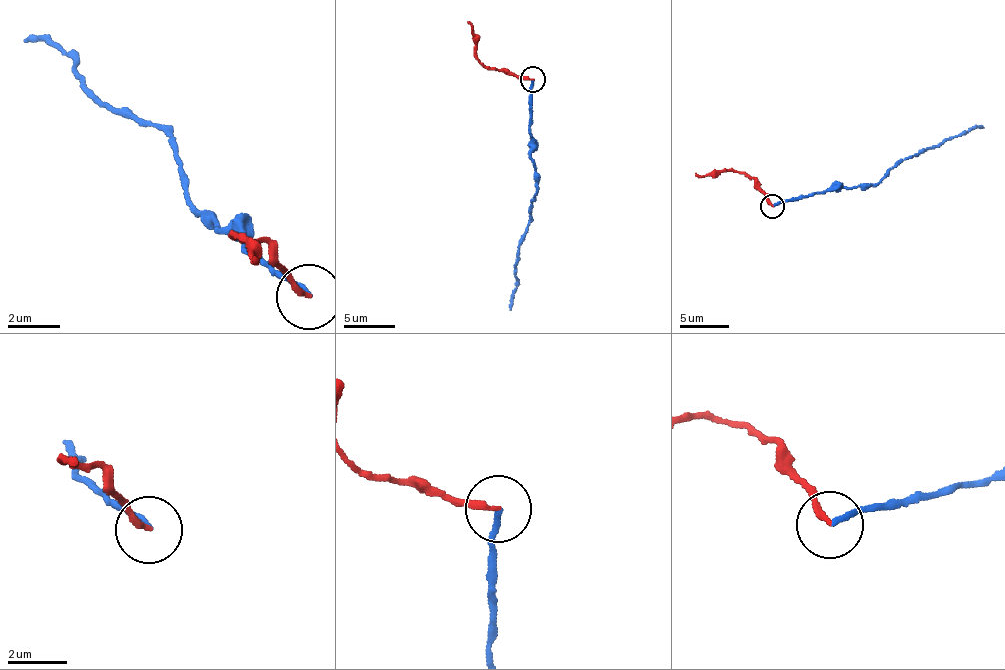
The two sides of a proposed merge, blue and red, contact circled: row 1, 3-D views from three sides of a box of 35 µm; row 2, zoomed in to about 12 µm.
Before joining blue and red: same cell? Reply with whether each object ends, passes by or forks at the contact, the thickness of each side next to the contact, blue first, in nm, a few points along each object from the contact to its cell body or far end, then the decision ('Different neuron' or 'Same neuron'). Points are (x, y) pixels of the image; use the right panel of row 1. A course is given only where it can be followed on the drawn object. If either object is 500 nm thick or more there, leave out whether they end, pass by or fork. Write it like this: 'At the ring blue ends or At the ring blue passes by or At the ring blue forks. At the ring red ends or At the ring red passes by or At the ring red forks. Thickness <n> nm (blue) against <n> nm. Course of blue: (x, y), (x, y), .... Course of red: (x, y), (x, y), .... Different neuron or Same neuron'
At the ring blue ends. At the ring red ends. Thickness 170 nm (blue) against 190 nm. Course of blue: (772, 206), (829, 189), (878, 182), (904, 160), (961, 133), (983, 128). Course of red: (771, 205), (757, 181), (736, 171), (695, 173). Different neuron

